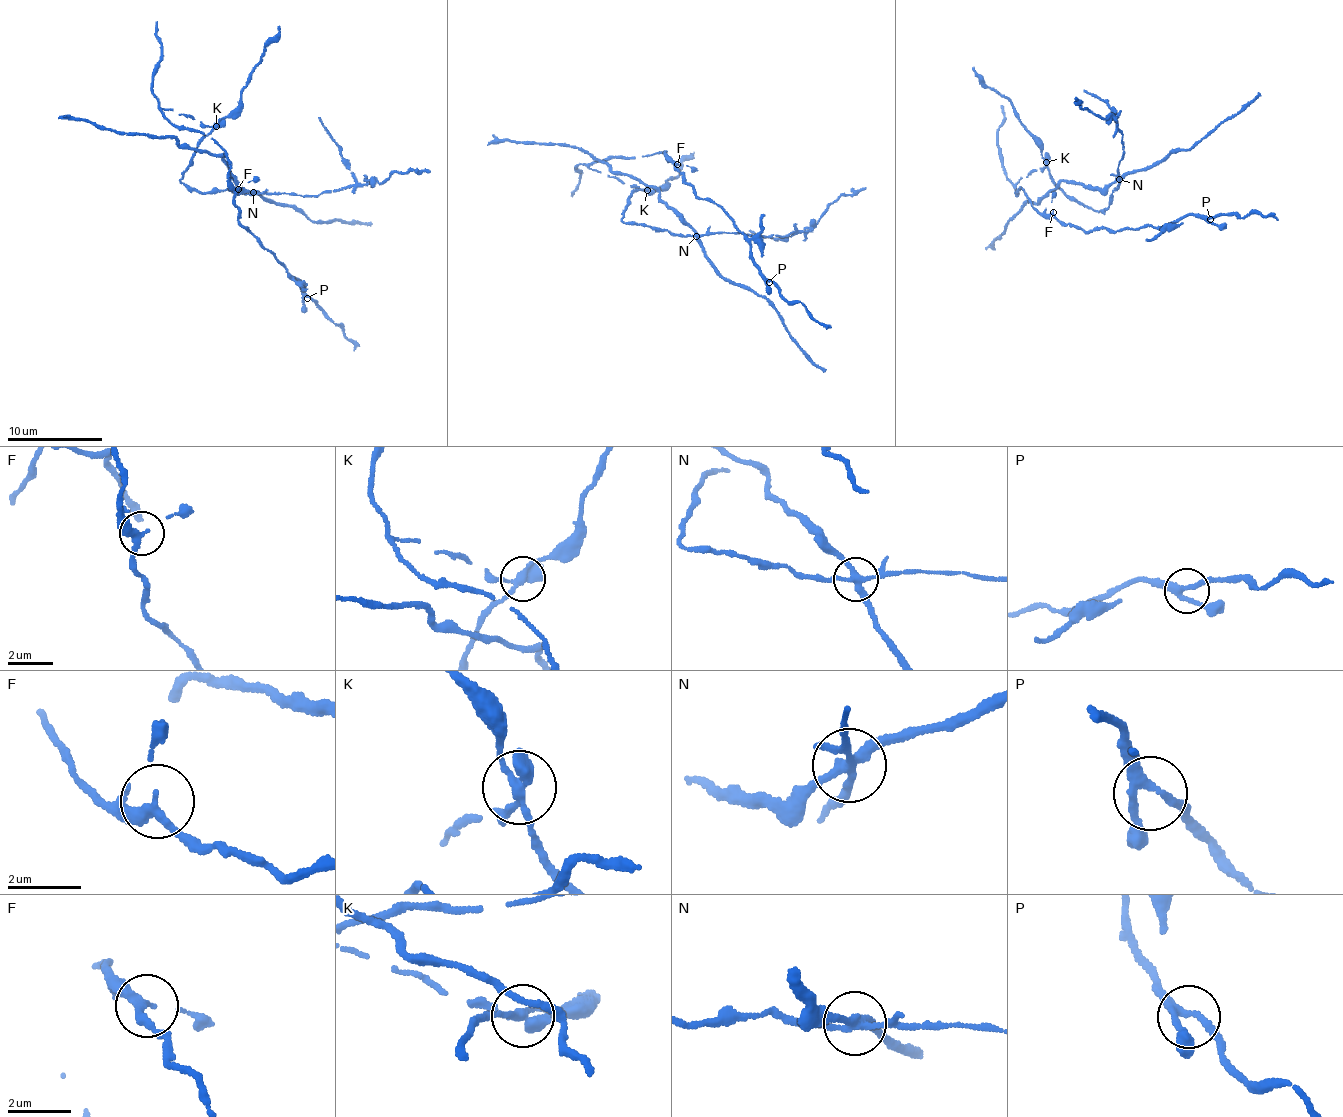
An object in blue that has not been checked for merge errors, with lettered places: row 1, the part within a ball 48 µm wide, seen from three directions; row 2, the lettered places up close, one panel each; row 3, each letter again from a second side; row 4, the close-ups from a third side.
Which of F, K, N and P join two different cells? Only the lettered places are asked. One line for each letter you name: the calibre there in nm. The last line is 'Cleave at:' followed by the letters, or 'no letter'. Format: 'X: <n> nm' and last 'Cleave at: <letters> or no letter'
K: 320 nm
N: 240 nm
Cleave at: K, N

